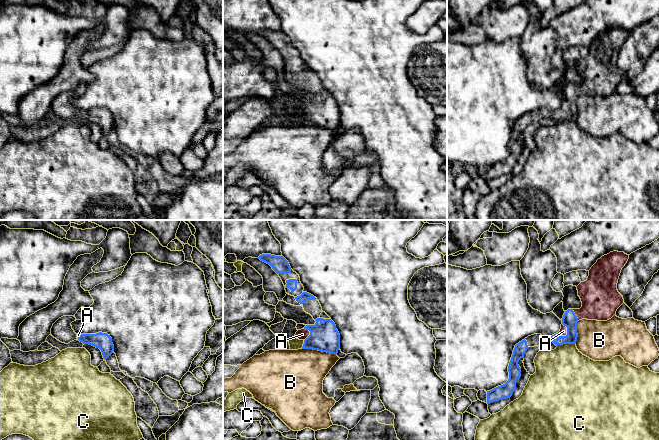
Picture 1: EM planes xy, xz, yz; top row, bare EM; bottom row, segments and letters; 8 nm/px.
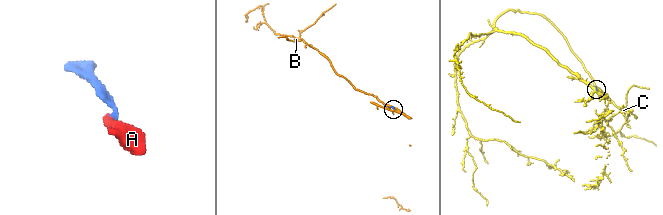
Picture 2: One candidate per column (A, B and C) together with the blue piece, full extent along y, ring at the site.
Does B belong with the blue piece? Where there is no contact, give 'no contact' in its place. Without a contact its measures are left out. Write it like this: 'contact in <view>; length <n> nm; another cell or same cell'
contact in xz; length 280 nm; another cell

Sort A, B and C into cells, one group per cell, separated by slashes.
A / B / C

